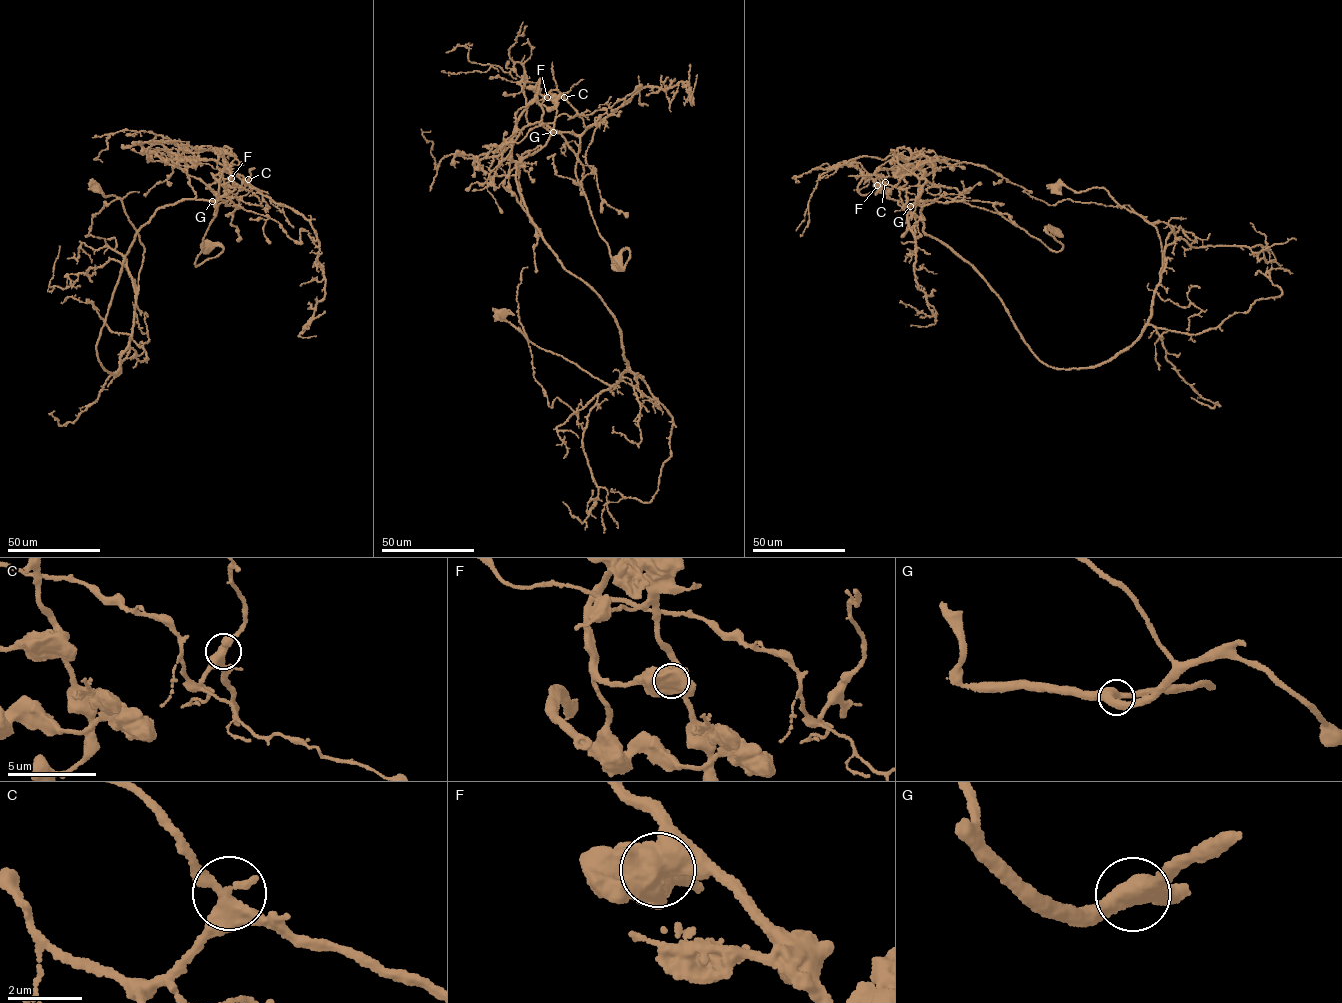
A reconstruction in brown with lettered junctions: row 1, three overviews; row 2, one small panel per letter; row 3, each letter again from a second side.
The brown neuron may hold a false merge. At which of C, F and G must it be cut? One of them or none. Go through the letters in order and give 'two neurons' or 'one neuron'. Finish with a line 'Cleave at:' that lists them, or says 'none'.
C: one neuron
F: two neurons
G: one neuron
Cleave at: F

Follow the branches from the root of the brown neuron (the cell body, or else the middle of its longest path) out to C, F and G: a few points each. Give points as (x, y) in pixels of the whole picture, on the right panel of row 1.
C: (1055, 187), (1103, 188), (1160, 240), (1148, 324), (1091, 367), (1039, 359), (904, 205), (907, 181), (885, 182)
F: (1055, 187), (1103, 188), (1160, 240), (1148, 324), (1091, 367), (1039, 359), (922, 206), (877, 185)
G: (1055, 187), (1103, 188), (1160, 240), (1148, 324), (1091, 367), (1039, 359), (991, 287), (910, 206)

